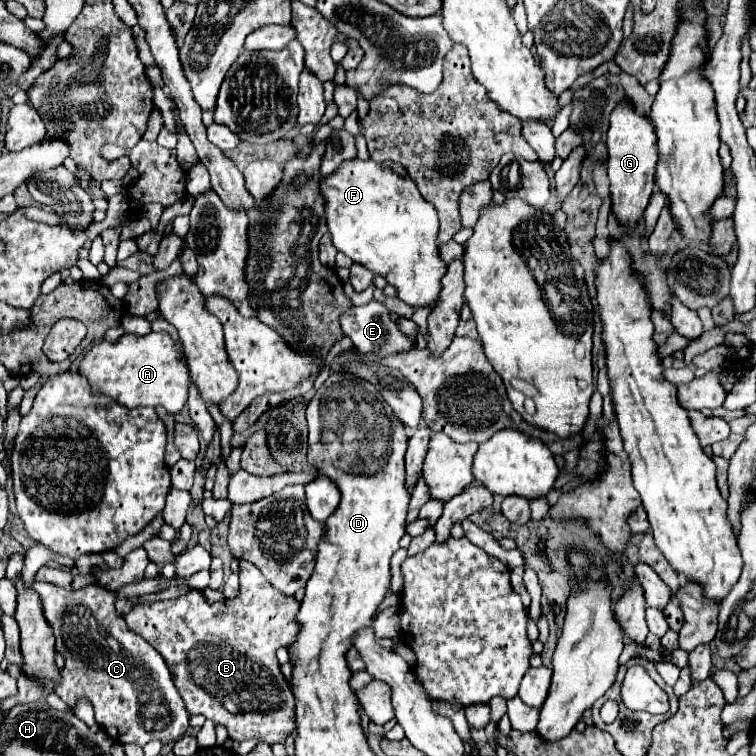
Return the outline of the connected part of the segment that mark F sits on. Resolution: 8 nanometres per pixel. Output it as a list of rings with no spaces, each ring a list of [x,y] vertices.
[[[352,159],[352,161],[346,161],[346,163],[338,169],[338,173],[322,179],[320,191],[322,191],[324,199],[326,199],[328,231],[330,231],[330,235],[332,235],[334,247],[336,247],[340,253],[348,255],[354,263],[358,263],[358,265],[374,271],[374,275],[382,275],[382,277],[396,289],[396,297],[398,297],[400,301],[404,301],[406,305],[410,305],[410,307],[436,307],[436,305],[438,305],[440,289],[442,289],[440,279],[446,275],[446,263],[444,263],[442,257],[440,257],[440,247],[438,247],[438,239],[436,239],[436,237],[438,237],[438,215],[436,215],[436,211],[434,211],[434,205],[430,205],[430,203],[426,203],[426,199],[422,199],[420,191],[414,187],[414,181],[406,175],[406,169],[404,169],[402,165],[392,163],[392,161],[390,161],[390,163],[376,163],[376,161],[372,161],[372,159],[368,159],[368,161]]]

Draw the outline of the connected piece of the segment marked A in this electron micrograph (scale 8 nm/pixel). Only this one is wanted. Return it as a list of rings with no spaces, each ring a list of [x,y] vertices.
[[[124,333],[116,343],[96,343],[80,363],[80,373],[86,375],[94,393],[104,393],[128,409],[136,407],[166,407],[170,413],[180,413],[188,399],[190,371],[184,351],[176,349],[174,339],[166,333],[132,335]]]

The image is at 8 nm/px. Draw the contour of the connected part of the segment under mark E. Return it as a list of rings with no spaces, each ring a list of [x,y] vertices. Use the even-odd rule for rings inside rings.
[[[372,299],[368,305],[362,307],[350,307],[342,317],[340,317],[340,325],[344,335],[348,335],[354,343],[354,347],[362,353],[376,353],[380,357],[388,357],[392,353],[406,353],[410,349],[414,349],[416,341],[414,337],[404,335],[398,325],[390,319],[390,311],[376,299]]]

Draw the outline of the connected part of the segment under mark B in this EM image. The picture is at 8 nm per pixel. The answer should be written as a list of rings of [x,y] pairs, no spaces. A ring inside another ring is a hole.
[[[242,561],[240,569],[244,569],[244,577],[240,579],[240,593],[236,599],[222,599],[210,605],[202,591],[190,591],[188,595],[170,601],[138,603],[124,619],[134,633],[142,635],[160,655],[164,655],[170,671],[174,671],[174,683],[190,715],[200,713],[206,719],[224,725],[230,739],[238,743],[254,737],[260,737],[260,741],[270,745],[284,743],[296,727],[294,695],[280,673],[276,649],[286,647],[294,641],[294,635],[298,635],[298,623],[294,621],[298,601],[274,589],[252,563]]]

